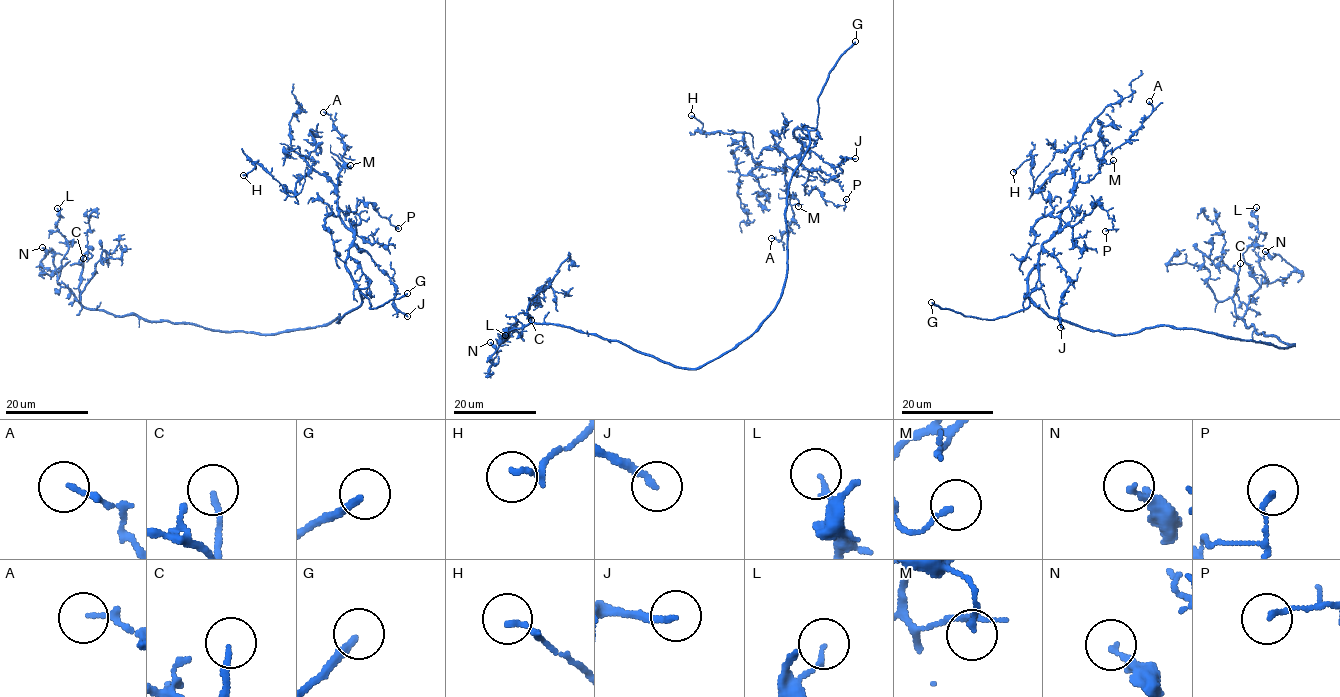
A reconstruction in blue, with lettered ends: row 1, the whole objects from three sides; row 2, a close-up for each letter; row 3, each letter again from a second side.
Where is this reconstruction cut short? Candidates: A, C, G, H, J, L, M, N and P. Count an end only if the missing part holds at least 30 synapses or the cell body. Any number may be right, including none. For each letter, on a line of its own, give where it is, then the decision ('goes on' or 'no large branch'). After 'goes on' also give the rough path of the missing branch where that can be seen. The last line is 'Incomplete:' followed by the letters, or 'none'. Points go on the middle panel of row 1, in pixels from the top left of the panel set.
A: (771, 238) | no large branch
C: (531, 320) | goes on | (531, 320), (523, 320), (533, 318), (530, 305)
G: (855, 41) | goes on
H: (691, 115) | no large branch
J: (855, 158) | no large branch
L: (505, 335) | no large branch
M: (798, 206) | no large branch
N: (490, 342) | no large branch
P: (846, 199) | no large branch
Incomplete: C, G

